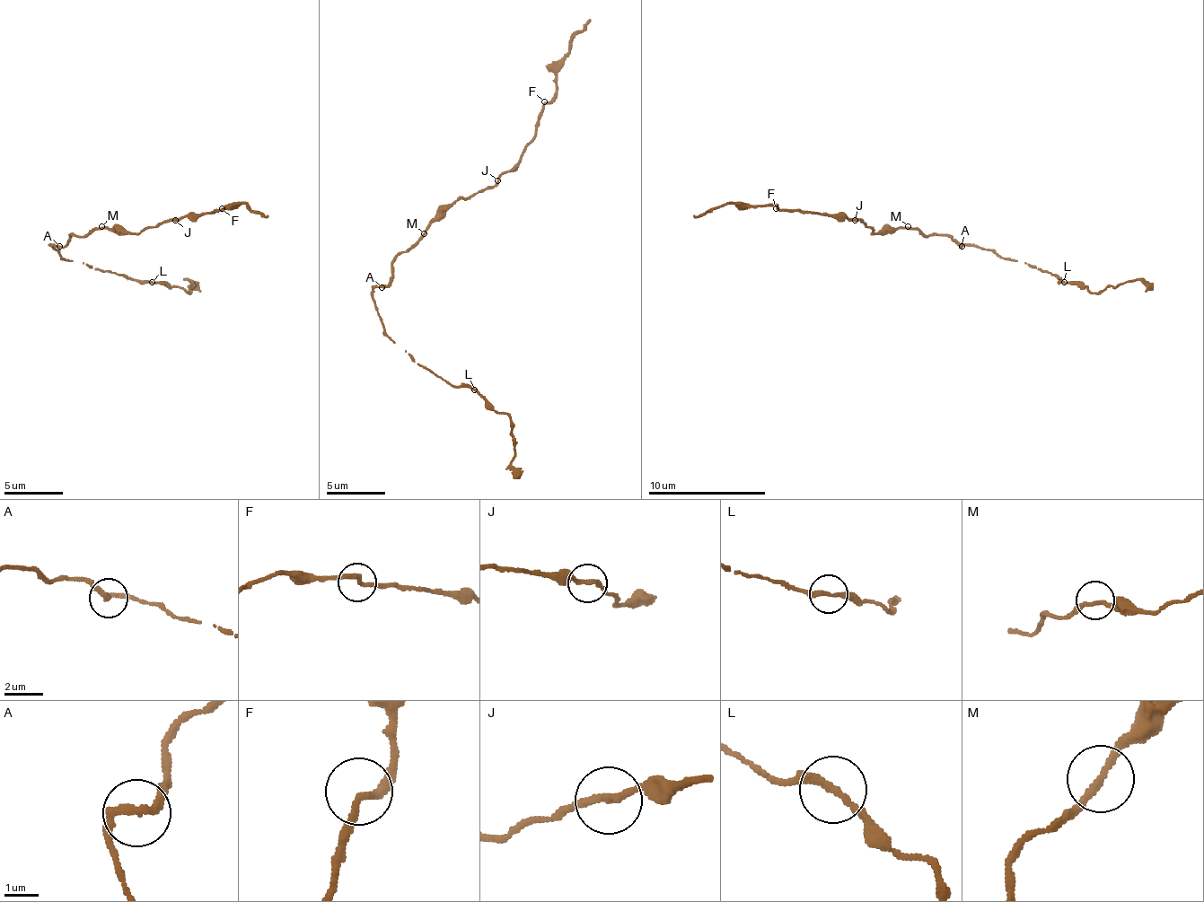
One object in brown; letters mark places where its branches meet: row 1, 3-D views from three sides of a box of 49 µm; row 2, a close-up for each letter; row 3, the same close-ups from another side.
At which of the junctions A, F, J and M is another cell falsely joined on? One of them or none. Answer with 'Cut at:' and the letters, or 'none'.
Cut at: none

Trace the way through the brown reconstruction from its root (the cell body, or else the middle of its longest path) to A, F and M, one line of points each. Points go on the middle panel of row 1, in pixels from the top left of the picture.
A: (400, 254), (394, 260), (391, 277), (382, 286)
F: (400, 254), (459, 198), (488, 189), (514, 166), (521, 152), (535, 134), (535, 122), (544, 101)
M: (400, 254), (424, 233)

